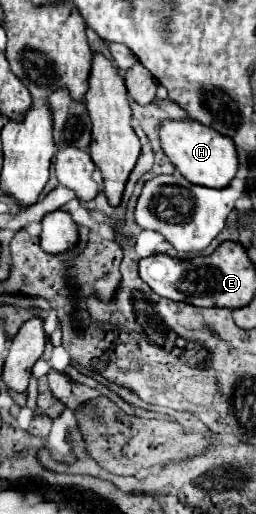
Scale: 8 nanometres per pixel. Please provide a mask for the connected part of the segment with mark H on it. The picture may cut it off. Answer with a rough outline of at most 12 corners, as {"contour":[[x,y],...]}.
{"contour":[[194,118],[162,120],[160,144],[188,182],[224,188],[234,142]]}

